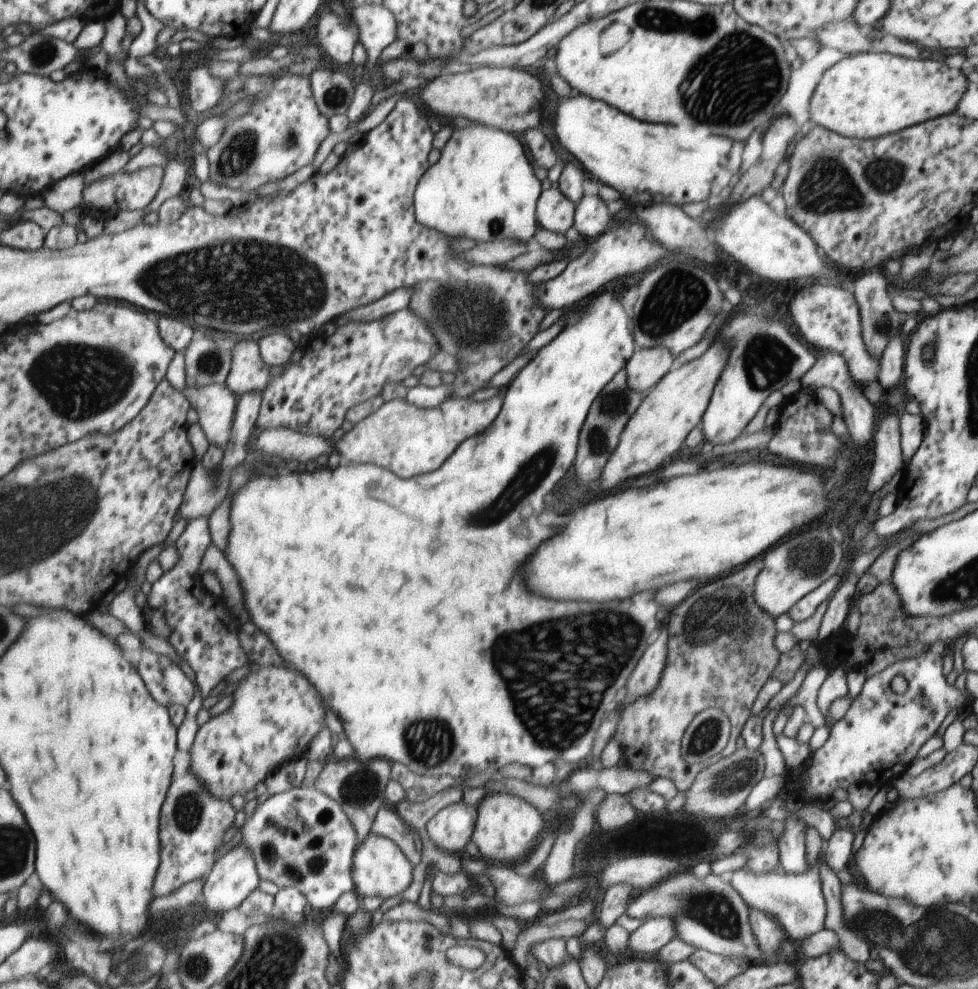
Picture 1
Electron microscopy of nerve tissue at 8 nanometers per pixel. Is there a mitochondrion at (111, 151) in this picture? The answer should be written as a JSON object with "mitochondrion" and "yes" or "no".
{"mitochondrion":"no"}

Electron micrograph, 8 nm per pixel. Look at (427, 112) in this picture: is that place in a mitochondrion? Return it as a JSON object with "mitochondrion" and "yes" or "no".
{"mitochondrion":"no"}

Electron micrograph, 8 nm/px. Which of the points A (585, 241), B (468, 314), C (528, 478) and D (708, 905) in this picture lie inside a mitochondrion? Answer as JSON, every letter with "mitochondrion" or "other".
{"A":"other","B":"mitochondrion","C":"mitochondrion","D":"mitochondrion"}

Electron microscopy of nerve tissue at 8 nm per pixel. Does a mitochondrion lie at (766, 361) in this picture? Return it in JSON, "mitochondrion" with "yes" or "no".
{"mitochondrion":"yes"}

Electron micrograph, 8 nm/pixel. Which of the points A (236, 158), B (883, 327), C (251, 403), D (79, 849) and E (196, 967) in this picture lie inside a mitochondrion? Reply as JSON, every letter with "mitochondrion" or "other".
{"A":"mitochondrion","B":"mitochondrion","C":"other","D":"other","E":"mitochondrion"}

